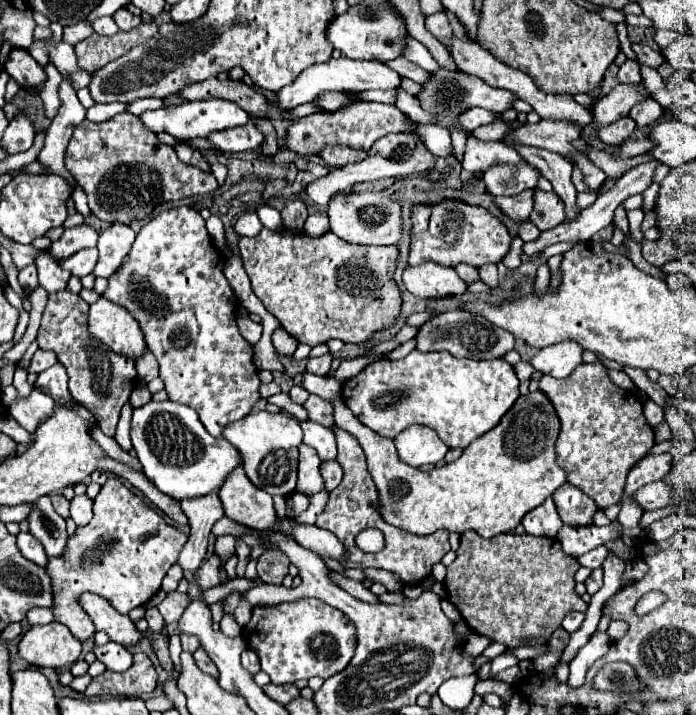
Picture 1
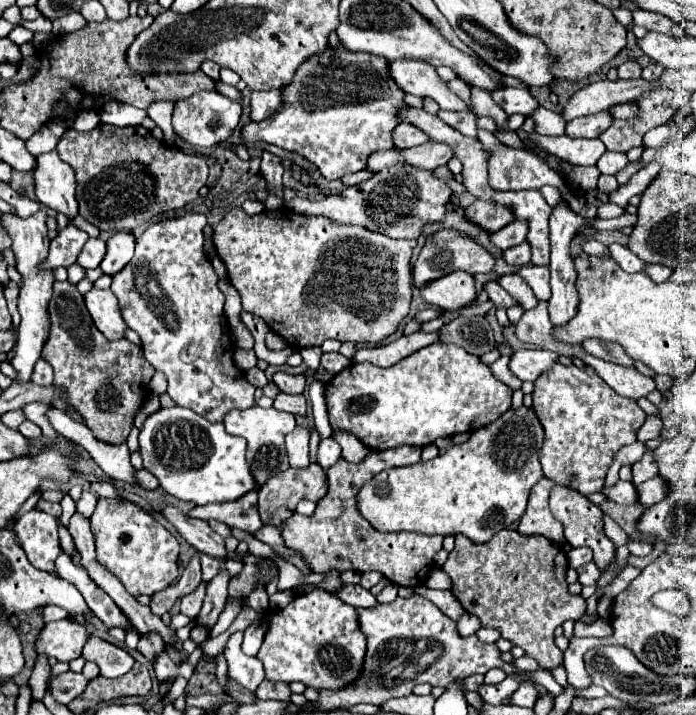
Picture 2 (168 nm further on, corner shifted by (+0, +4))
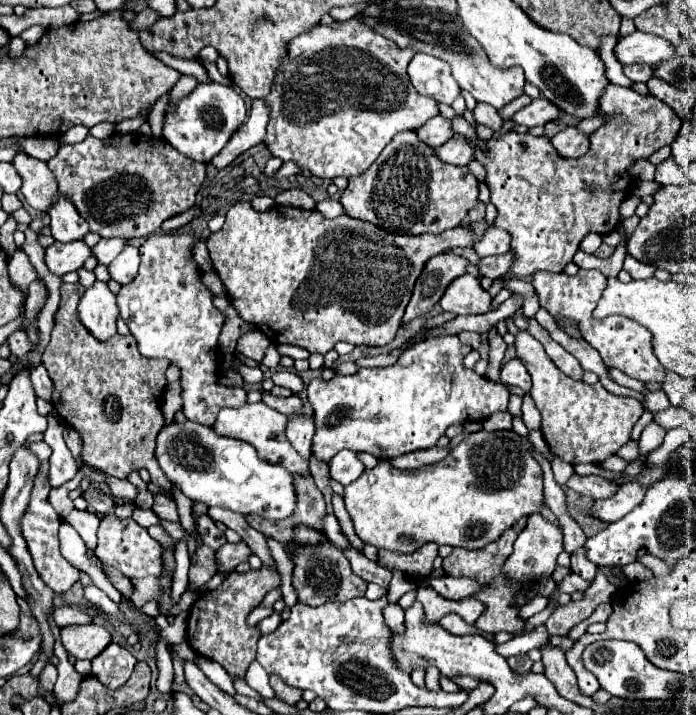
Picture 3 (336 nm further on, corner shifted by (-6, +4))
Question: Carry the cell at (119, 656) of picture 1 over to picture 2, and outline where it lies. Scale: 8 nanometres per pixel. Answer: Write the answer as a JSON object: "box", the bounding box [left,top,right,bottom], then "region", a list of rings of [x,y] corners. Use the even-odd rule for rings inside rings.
{"box":[82,637,134,679],"region":[[[90,637],[90,641],[84,647],[82,657],[86,661],[96,663],[100,667],[100,675],[108,677],[108,679],[122,677],[134,665],[134,659],[130,657],[128,651],[124,651],[100,637]]]}

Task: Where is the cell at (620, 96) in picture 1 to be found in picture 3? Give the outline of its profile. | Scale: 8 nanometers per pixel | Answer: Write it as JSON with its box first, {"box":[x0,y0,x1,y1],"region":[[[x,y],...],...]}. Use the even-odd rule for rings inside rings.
{"box":[552,127,588,157],"region":[[[564,127],[552,137],[552,145],[562,157],[580,157],[588,153],[588,137],[578,127]]]}

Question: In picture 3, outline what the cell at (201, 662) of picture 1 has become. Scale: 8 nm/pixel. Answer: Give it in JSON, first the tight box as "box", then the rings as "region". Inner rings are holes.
{"box":[216,541,250,573],"region":[[[240,541],[240,543],[224,543],[218,551],[216,551],[216,563],[218,563],[218,573],[228,573],[232,571],[238,563],[248,561],[250,555],[250,547]]]}

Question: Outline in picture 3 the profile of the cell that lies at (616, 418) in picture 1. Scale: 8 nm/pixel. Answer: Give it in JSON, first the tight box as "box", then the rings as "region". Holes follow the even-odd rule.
{"box":[516,331,644,465],"region":[[[528,331],[516,335],[516,355],[528,367],[532,377],[530,395],[542,415],[542,433],[550,445],[550,451],[570,465],[592,463],[602,465],[612,457],[632,433],[632,427],[644,413],[640,401],[632,397],[618,397],[602,387],[602,383],[586,385],[562,373],[554,361],[546,355],[544,345],[536,341]]]}

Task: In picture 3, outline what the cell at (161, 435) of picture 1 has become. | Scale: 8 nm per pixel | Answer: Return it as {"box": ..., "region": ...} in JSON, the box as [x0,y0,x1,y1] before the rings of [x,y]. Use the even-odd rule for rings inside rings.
{"box":[156,421,296,519],"region":[[[172,421],[162,427],[156,441],[156,461],[164,475],[194,503],[204,503],[206,507],[222,507],[242,515],[258,513],[266,519],[284,519],[292,515],[296,507],[296,495],[292,487],[292,475],[282,465],[270,465],[260,461],[256,449],[250,443],[236,441],[230,437],[220,437],[210,425],[200,425],[196,421]]]}

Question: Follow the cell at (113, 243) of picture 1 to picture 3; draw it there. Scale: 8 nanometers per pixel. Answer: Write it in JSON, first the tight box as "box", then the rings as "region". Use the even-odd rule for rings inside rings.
{"box":[108,243,140,285],"region":[[[128,243],[126,249],[108,265],[108,271],[110,271],[114,281],[118,281],[120,285],[126,285],[126,283],[130,283],[136,277],[138,265],[140,265],[138,247]]]}

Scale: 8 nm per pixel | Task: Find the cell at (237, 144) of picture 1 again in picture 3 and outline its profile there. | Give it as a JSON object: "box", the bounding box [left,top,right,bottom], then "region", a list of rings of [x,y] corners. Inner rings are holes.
{"box":[264,19,438,179],"region":[[[350,19],[350,21],[342,21],[342,23],[334,23],[334,25],[318,25],[314,27],[312,31],[308,33],[302,33],[300,37],[294,37],[290,43],[288,43],[288,57],[286,61],[280,65],[278,73],[276,73],[276,79],[274,79],[274,85],[272,85],[272,91],[270,95],[266,97],[266,101],[272,103],[272,121],[268,123],[268,133],[266,133],[266,139],[264,143],[268,145],[270,153],[280,157],[282,161],[294,161],[298,163],[302,169],[310,171],[312,175],[316,177],[322,177],[322,179],[334,179],[334,177],[356,177],[360,173],[364,173],[374,161],[376,157],[380,155],[380,151],[392,141],[392,137],[396,133],[402,133],[402,131],[414,131],[418,129],[420,125],[424,125],[428,119],[432,119],[434,115],[438,115],[438,107],[436,107],[436,101],[420,95],[410,79],[408,79],[408,73],[406,73],[406,67],[410,63],[410,59],[414,57],[412,53],[414,49],[400,49],[396,47],[390,39],[378,35],[376,31],[372,31],[370,27],[366,27],[364,23],[356,21],[356,19]]]}

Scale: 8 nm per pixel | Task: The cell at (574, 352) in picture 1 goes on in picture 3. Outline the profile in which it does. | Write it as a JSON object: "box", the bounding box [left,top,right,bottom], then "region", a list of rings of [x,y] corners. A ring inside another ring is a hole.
{"box":[502,357,532,391],"region":[[[514,357],[502,365],[502,383],[516,385],[516,387],[528,391],[532,387],[530,381],[532,379],[528,377],[528,369],[524,369],[524,363],[518,357]]]}

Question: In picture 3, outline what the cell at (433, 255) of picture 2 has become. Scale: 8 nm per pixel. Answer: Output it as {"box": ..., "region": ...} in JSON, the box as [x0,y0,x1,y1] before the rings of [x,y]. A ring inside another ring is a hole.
{"box":[404,253,468,323],"region":[[[442,253],[432,257],[424,269],[420,279],[416,281],[412,299],[406,307],[404,313],[404,323],[428,313],[444,295],[448,283],[452,279],[456,279],[458,275],[464,275],[468,267],[468,259],[464,259],[462,255],[452,255],[452,253]]]}

